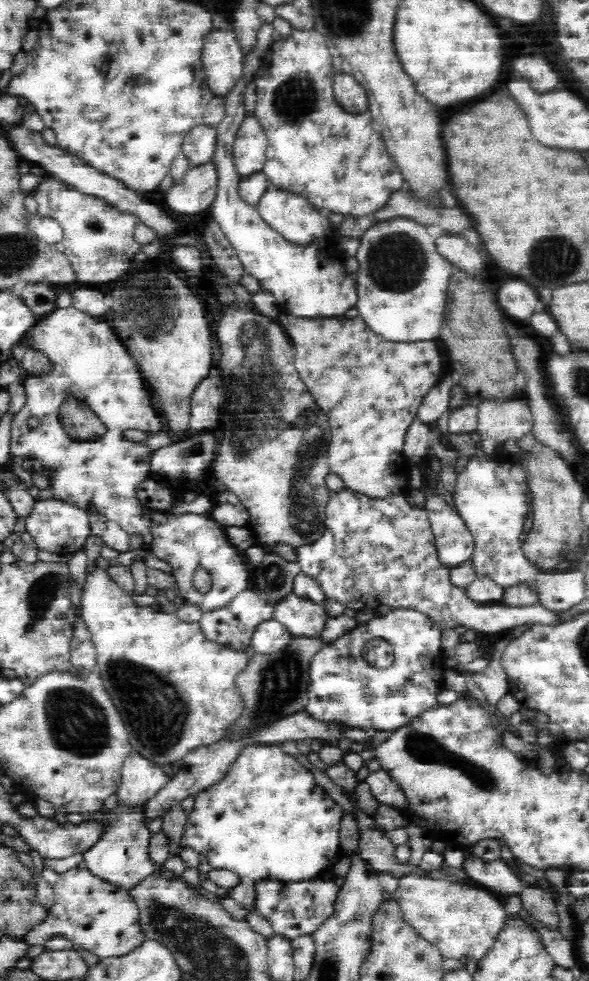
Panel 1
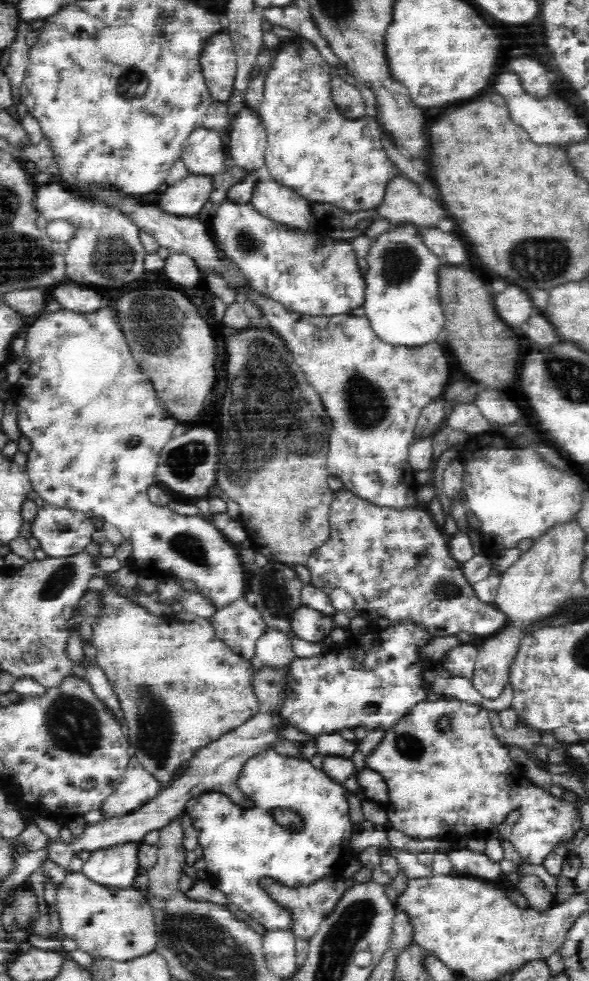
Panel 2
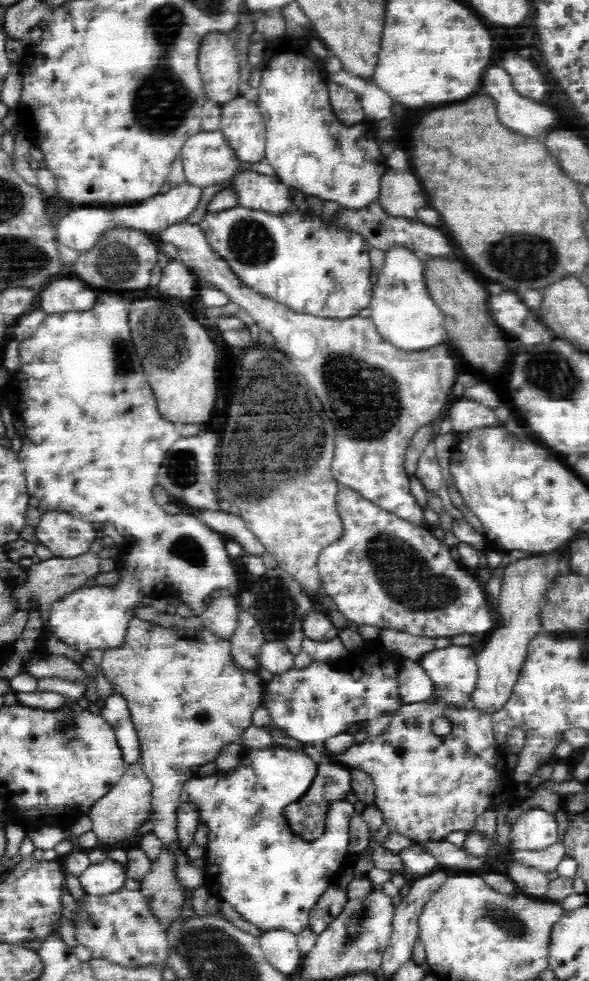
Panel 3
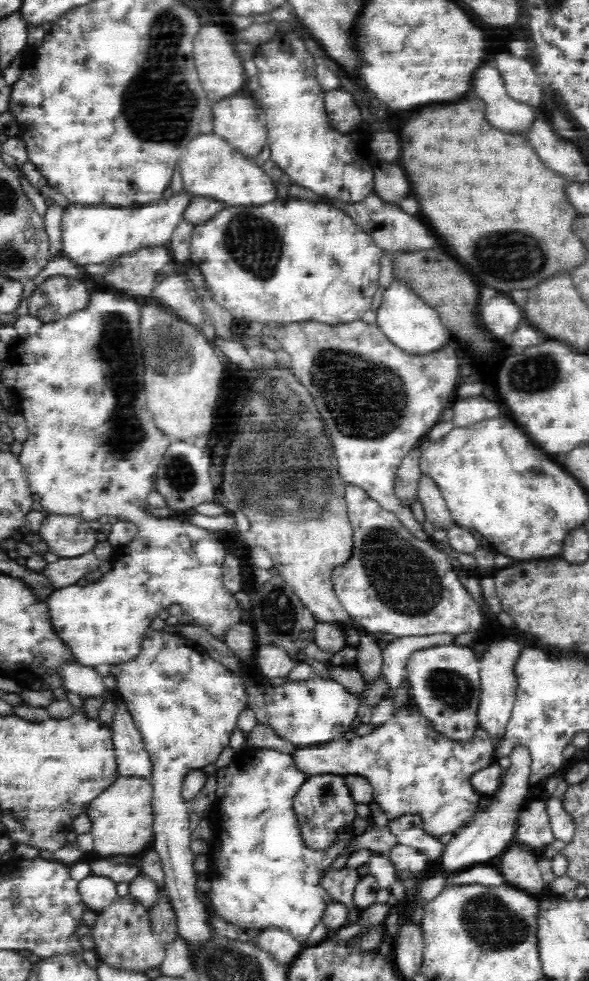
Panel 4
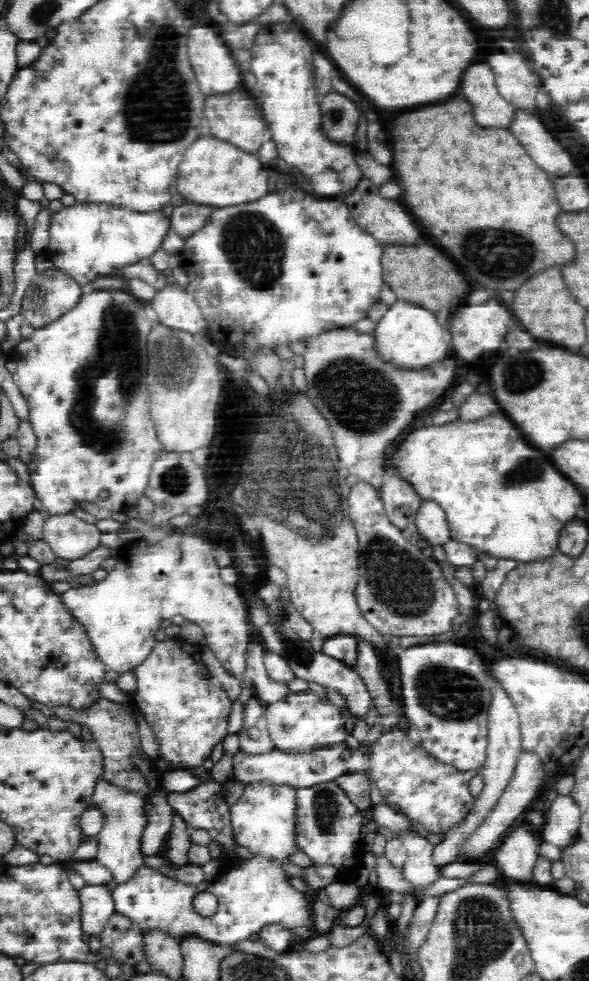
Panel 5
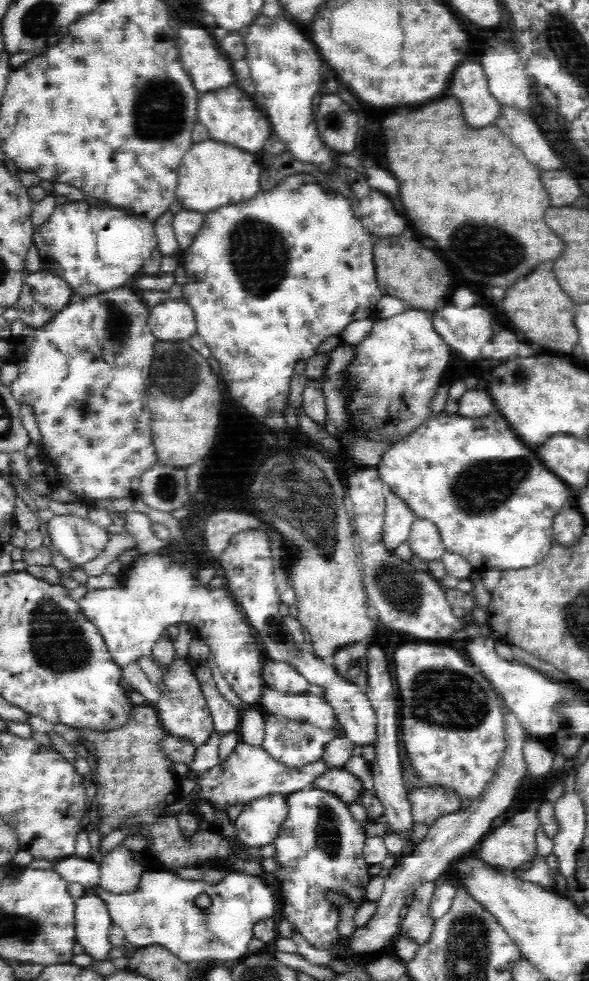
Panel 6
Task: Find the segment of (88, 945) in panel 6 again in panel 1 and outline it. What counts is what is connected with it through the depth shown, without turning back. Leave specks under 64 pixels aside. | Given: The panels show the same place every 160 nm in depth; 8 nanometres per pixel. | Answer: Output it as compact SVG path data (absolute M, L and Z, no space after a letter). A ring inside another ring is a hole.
M118 803L107 811L100 807L88 814L84 813L84 820L101 825L99 837L83 852L83 861L94 876L128 890L145 876L150 876L152 872L157 873L159 866L150 859L148 853L151 833L144 805Z

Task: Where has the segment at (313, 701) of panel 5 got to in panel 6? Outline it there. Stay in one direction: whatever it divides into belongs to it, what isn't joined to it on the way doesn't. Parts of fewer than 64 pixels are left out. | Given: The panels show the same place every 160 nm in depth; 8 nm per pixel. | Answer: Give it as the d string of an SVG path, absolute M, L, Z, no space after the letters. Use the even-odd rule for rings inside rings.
M274 713L266 714L265 717L264 742L262 742L261 747L288 767L299 767L322 758L326 744L337 737L338 729L336 726L324 729L324 727L318 727L318 725L304 719L294 720Z

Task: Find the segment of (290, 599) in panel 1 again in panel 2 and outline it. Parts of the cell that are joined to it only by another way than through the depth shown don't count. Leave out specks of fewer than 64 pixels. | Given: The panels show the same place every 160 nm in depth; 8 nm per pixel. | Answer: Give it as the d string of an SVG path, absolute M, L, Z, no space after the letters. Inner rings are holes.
M300 605L289 616L292 637L311 643L321 643L332 632L332 617Z

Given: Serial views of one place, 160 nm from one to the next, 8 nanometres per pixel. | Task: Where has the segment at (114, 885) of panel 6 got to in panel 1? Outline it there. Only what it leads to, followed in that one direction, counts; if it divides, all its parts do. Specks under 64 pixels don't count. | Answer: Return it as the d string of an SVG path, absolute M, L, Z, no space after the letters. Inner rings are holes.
M132 751L124 761L121 781L116 796L118 803L144 805L154 798L170 780L163 765L144 757L142 753Z

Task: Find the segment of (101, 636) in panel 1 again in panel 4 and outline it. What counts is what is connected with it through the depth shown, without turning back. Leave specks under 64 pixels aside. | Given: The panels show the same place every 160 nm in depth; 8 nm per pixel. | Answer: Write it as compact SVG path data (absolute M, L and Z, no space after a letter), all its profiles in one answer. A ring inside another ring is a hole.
M152 626L148 627L144 634L142 635L142 646L140 646L140 652L136 654L136 658L132 660L122 661L118 664L110 665L110 673L114 676L116 680L116 691L122 696L123 701L126 703L130 714L132 715L133 721L135 722L136 728L140 731L141 737L143 738L143 743L147 753L149 754L151 760L151 769L149 770L149 775L151 778L151 784L153 787L153 795L151 800L151 807L153 810L153 842L151 848L155 849L158 856L161 858L161 866L165 874L165 885L163 887L164 892L168 895L174 911L176 911L176 922L177 922L177 933L180 937L186 939L188 943L189 950L195 951L211 934L212 930L209 927L207 918L207 910L201 901L200 892L196 889L196 884L198 884L198 876L201 875L194 871L194 854L189 846L192 839L192 827L193 823L190 821L190 814L188 811L188 801L182 796L181 792L183 790L184 780L186 780L188 774L196 769L203 769L208 764L216 762L218 756L222 754L222 750L229 745L230 736L232 732L236 729L236 722L238 722L238 716L244 708L249 707L248 704L248 689L246 689L246 683L240 675L236 675L232 669L228 669L224 663L220 663L218 659L213 658L211 654L207 652L206 649L196 645L194 642L189 642L186 638L180 635L168 634L162 630L156 630Z

